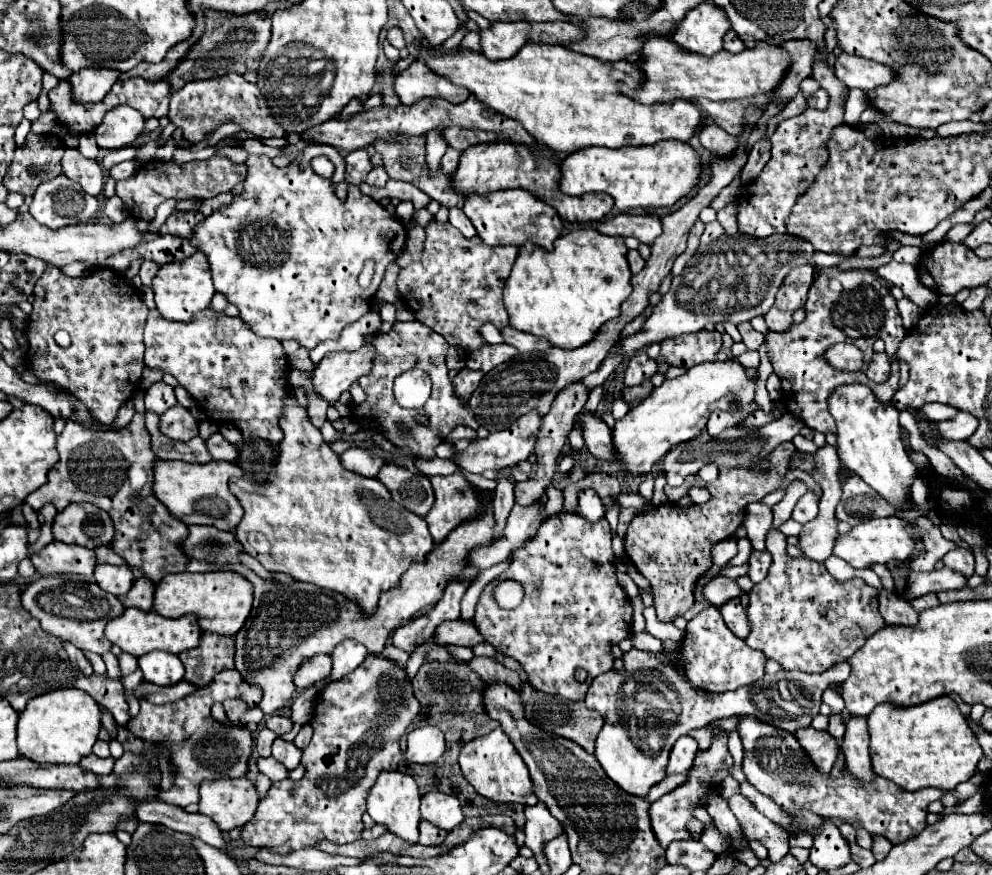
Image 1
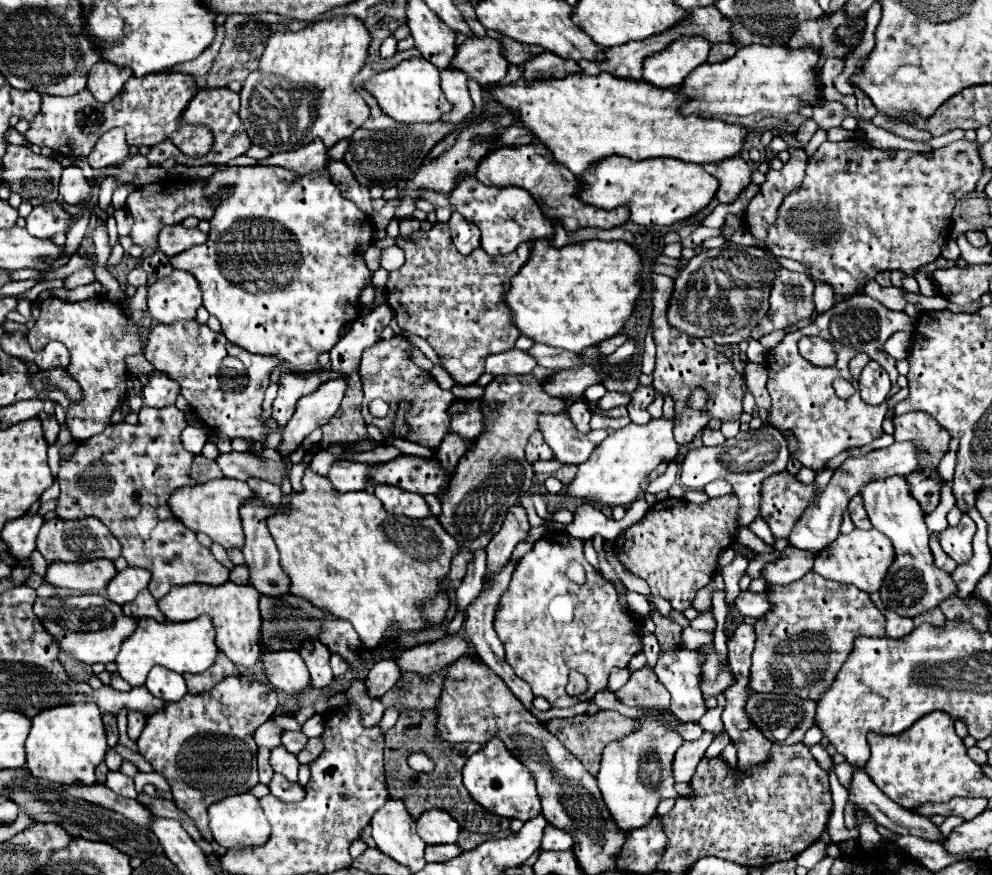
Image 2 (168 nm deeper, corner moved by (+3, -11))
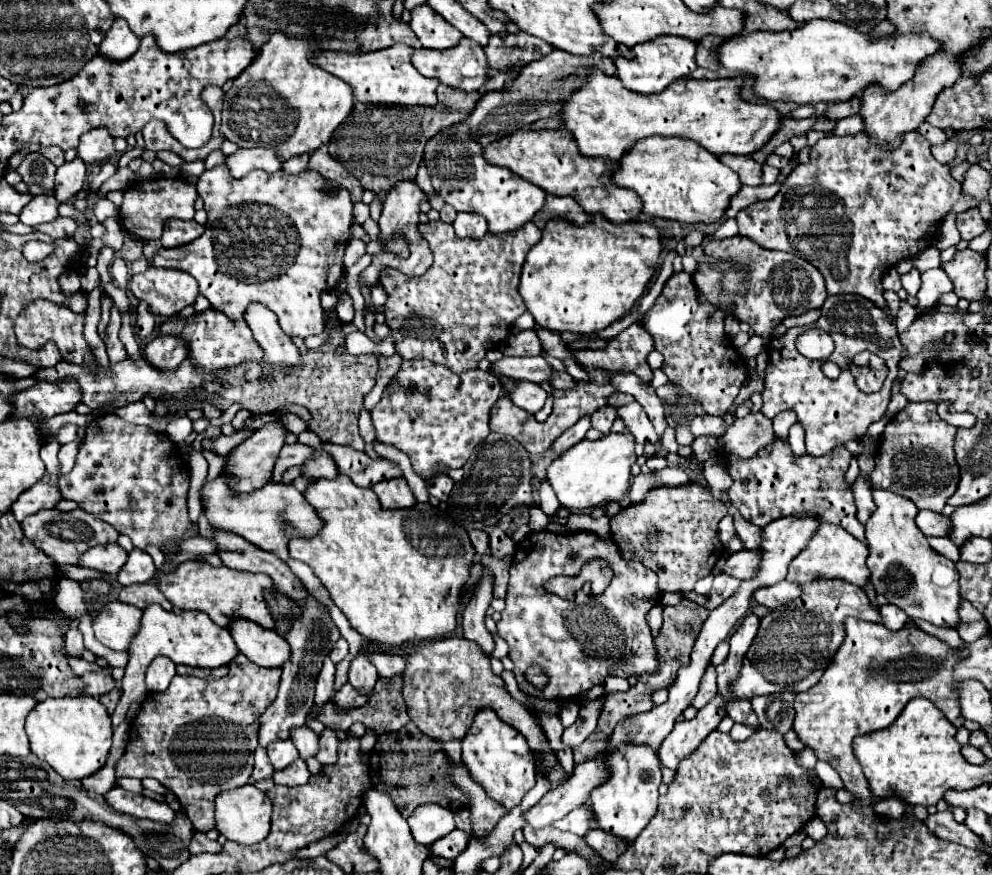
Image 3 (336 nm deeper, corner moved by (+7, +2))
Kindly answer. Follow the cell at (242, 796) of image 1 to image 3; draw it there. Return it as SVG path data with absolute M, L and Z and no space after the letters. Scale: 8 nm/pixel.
M253 785L237 787L233 791L223 791L215 799L215 809L217 809L215 811L217 829L229 841L235 841L239 845L255 845L263 841L271 831L271 799Z

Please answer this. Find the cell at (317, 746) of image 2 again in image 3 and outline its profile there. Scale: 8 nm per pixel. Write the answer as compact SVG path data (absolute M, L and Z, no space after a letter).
M325 729L325 733L319 739L319 753L317 759L327 765L327 763L337 763L337 747L339 747L339 737L335 731Z

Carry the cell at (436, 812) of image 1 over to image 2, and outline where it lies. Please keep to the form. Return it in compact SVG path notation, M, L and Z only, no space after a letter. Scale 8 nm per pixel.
M431 808L417 818L417 834L425 840L425 844L451 844L457 842L461 828L449 816L449 812L441 812L441 808Z

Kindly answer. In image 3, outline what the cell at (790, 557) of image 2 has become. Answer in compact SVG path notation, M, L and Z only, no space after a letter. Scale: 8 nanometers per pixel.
M739 551L727 557L721 571L735 579L753 579L759 569L759 563L761 563L759 551Z

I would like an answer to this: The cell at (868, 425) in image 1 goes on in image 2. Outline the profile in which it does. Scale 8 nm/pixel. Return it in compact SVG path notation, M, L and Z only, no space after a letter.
M889 476L885 480L873 480L865 484L859 494L863 496L863 504L873 528L885 534L895 546L895 560L879 590L885 608L893 608L893 612L897 612L899 616L913 618L921 612L935 608L941 600L953 596L955 584L951 576L933 564L933 554L929 550L929 528L923 520L919 502L909 492L907 478Z

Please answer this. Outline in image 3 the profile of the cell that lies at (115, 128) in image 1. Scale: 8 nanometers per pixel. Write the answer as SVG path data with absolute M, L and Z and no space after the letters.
M99 127L99 129L87 131L85 135L81 135L79 147L77 147L77 157L83 159L87 165L103 163L113 155L115 155L113 137L109 135L107 129Z

